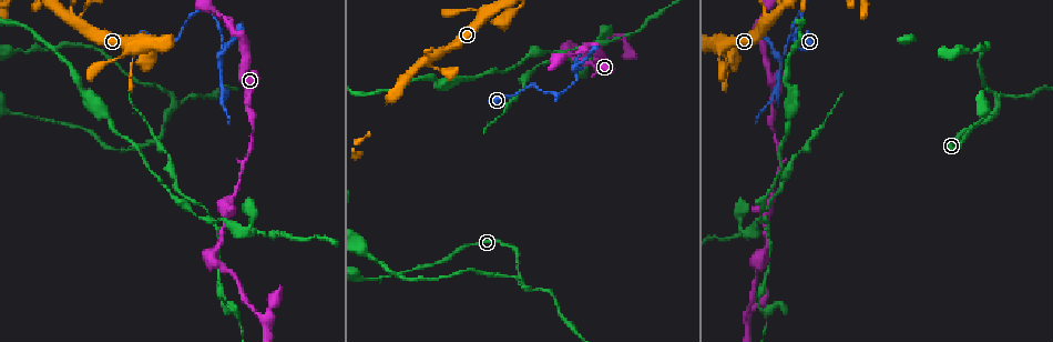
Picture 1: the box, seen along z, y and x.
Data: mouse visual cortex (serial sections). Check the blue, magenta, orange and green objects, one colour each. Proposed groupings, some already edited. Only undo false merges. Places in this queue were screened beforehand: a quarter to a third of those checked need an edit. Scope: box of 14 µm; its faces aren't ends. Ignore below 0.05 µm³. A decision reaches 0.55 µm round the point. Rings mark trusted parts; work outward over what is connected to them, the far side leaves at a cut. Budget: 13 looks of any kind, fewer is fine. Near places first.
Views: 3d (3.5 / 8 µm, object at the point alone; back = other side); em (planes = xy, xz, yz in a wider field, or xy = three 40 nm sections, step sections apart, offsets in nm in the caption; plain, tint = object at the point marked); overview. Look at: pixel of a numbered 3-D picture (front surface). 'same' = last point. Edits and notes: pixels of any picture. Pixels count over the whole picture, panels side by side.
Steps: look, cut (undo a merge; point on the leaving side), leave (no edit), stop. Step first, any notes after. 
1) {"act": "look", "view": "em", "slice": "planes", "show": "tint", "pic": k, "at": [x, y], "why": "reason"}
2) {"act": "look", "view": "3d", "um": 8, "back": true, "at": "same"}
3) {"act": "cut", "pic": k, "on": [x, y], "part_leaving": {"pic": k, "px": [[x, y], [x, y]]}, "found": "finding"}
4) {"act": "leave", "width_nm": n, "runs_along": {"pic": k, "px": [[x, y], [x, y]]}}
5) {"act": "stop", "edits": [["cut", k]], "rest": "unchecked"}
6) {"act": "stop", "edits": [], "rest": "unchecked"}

{"act": "look", "view": "3d", "um": 3.5, "back": true, "pic": 1, "at": [555, 91], "why": "three arms meet"}

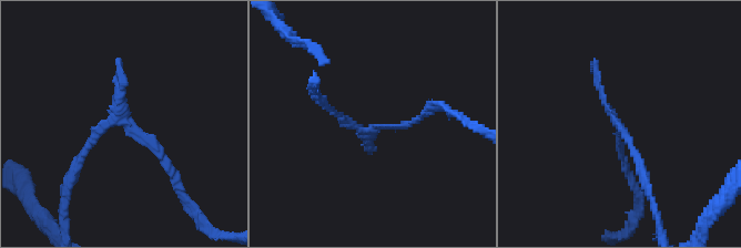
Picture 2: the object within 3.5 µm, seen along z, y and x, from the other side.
{"act": "look", "view": "em", "slice": "xy", "step": 5, "show": "tint", "pic": 2, "at": [132, 126], "arms": 3, "arm_widths_nm": [100, 100, 100]}

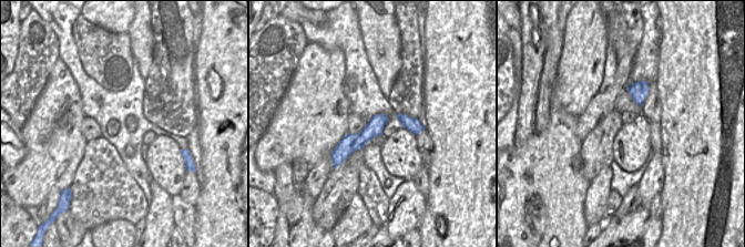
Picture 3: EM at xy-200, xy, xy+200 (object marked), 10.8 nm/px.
{"act": "leave", "runs_along": {"pic": 3, "px": [[384, 117], [361, 139], [335, 153]]}, "found": "continuous, no second cell"}

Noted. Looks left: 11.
{"act": "look", "view": "3d", "um": 3.5, "pic": 1, "at": [722, 44], "why": "abrupt turn"}

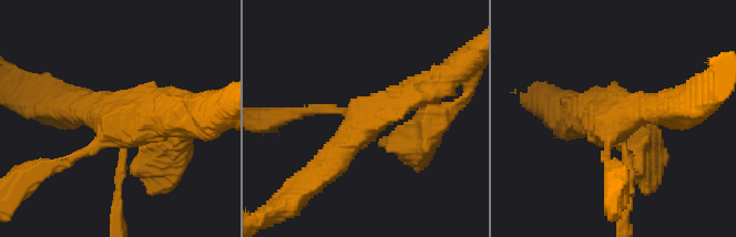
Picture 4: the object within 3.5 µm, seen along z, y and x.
{"act": "leave", "found": "all the same cell"}

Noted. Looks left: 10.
{"act": "look", "view": "3d", "um": 3.5, "pic": 1, "at": [998, 105], "why": "a fork"}

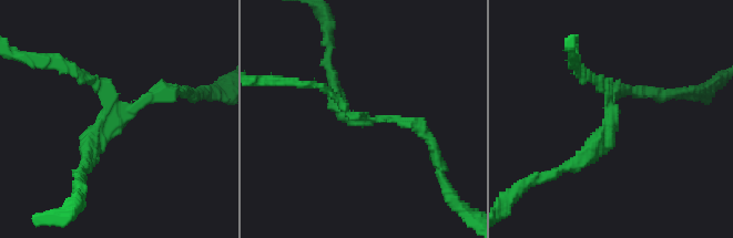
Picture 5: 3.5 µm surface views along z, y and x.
{"act": "look", "view": "em", "slice": "xy", "step": 2, "show": "plain", "pic": 5, "at": [108, 114], "arms": 3, "arm_widths_nm": [150, 150, 200], "why": "now the EM"}

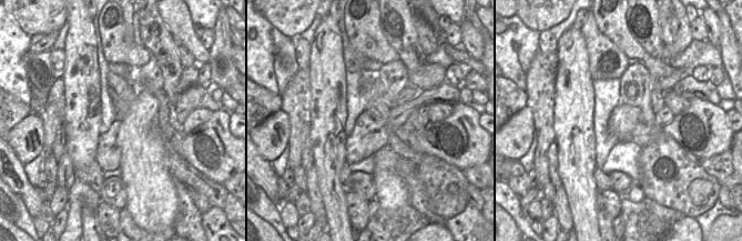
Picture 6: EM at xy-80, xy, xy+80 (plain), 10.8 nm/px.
{"act": "look", "view": "em", "slice": "xy", "step": 2, "show": "tint", "at": "same", "why": "where the object lies"}

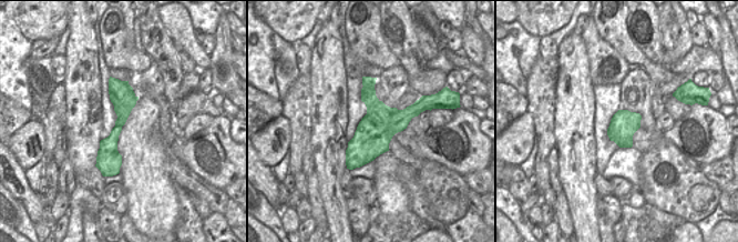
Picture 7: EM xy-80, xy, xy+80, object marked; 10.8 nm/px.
{"act": "cut", "pic": 5, "on": [80, 78], "width_nm": 400, "part_leaving": {"pic": 5, "px": [[107, 95], [56, 59], [21, 55]]}, "found": "two cells meet here"}

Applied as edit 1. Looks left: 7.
{"act": "look", "view": "3d", "um": 3.5, "pic": 1, "at": [211, 255], "why": "sharp bend"}

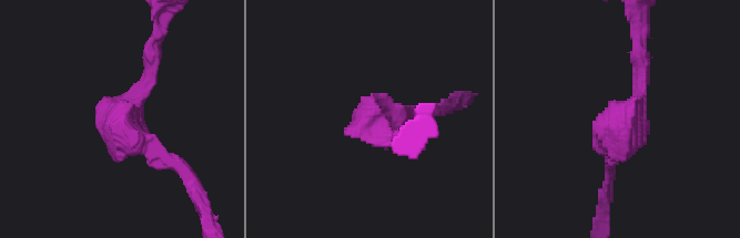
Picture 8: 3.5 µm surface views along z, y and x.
{"act": "look", "view": "em", "slice": "xy", "step": 5, "show": "tint", "pic": 8, "at": [628, 124]}

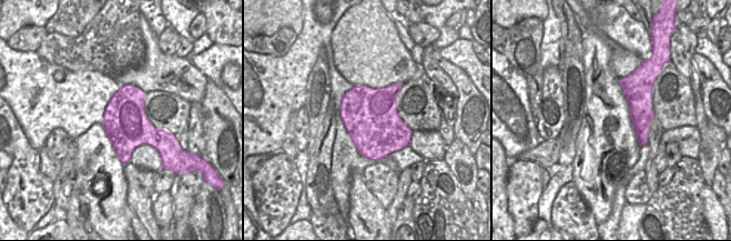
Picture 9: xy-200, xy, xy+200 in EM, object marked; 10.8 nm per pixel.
{"act": "leave", "arm_widths_nm": [200, 200], "runs_along": {"pic": 8, "px": [[640, 61], [640, 101], [608, 166]]}, "found": "continuous, no second cell"}

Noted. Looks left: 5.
{"act": "look", "view": "3d", "um": 3.5, "pic": 1, "at": [264, 314], "why": "three-way junction"}

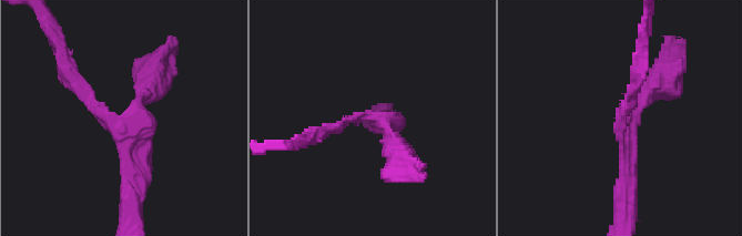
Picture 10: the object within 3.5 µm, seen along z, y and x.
{"act": "look", "view": "em", "slice": "planes", "show": "tint", "pic": 10, "at": [373, 116], "arms": 3, "arm_widths_nm": [200, 250, 300]}

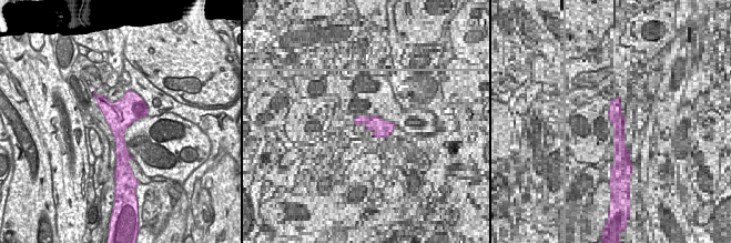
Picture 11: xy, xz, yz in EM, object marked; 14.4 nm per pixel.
{"act": "look", "view": "em", "slice": "xy", "step": 3, "show": "tint", "at": "same"}

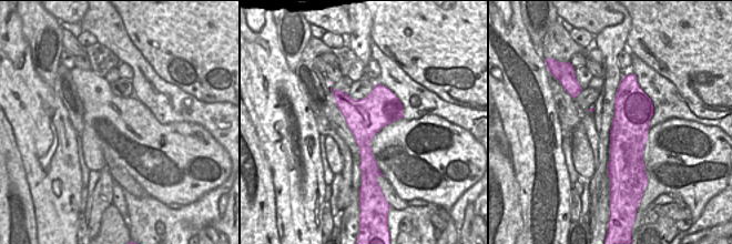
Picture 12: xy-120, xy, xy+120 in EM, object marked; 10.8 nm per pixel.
{"act": "leave", "runs_along": {"pic": 10, "px": [[321, 133], [375, 115], [403, 164]]}, "found": "one cell here"}

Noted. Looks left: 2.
{"act": "stop", "edits": [["cut", 5]], "rest": "unchecked"}

